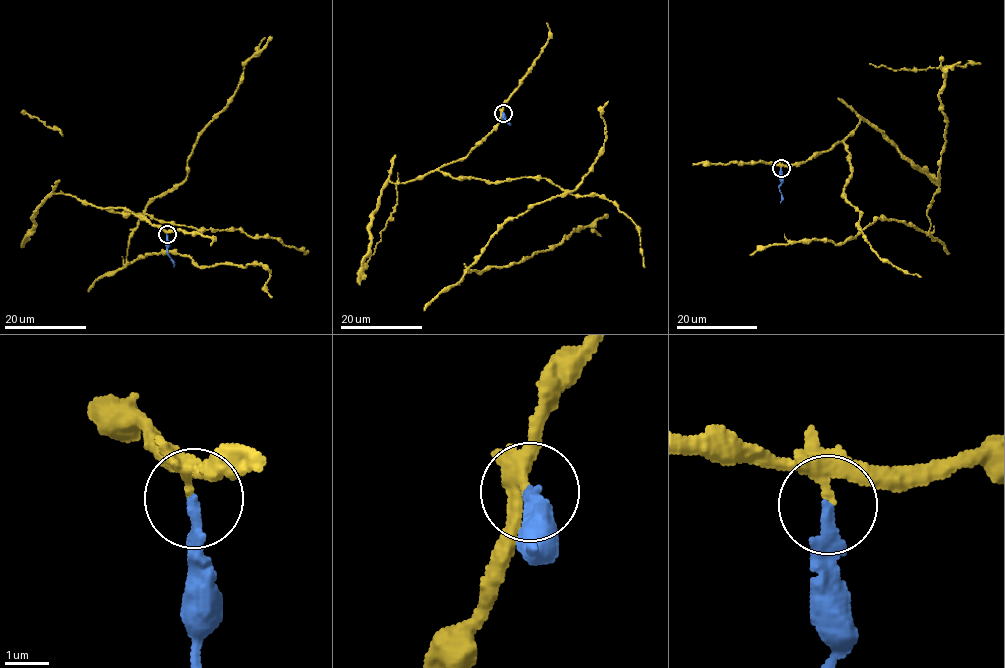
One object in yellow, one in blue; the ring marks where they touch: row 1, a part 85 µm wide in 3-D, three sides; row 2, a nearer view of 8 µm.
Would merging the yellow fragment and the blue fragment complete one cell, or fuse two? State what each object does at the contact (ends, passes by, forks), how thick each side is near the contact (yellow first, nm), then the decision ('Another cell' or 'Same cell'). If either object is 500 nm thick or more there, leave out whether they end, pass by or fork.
At the ring yellow ends. At the ring blue ends. Thickness 260 nm (yellow) against 240 nm. Another cell

